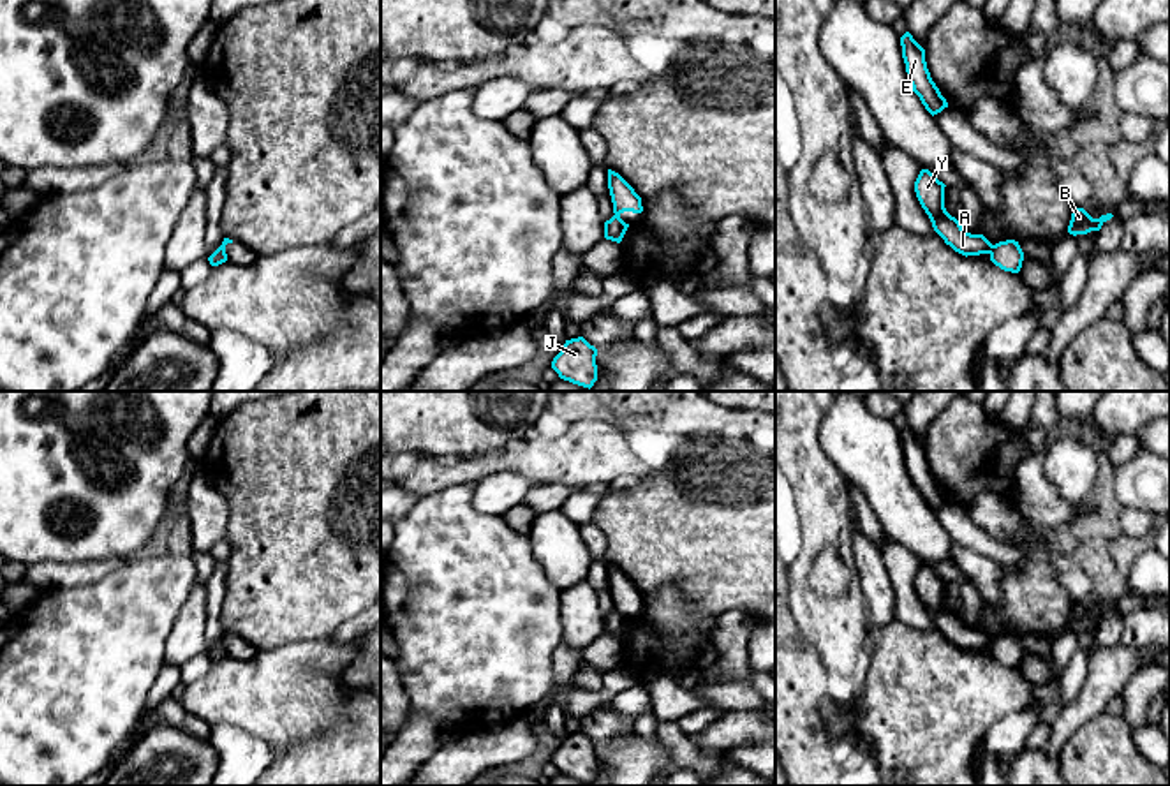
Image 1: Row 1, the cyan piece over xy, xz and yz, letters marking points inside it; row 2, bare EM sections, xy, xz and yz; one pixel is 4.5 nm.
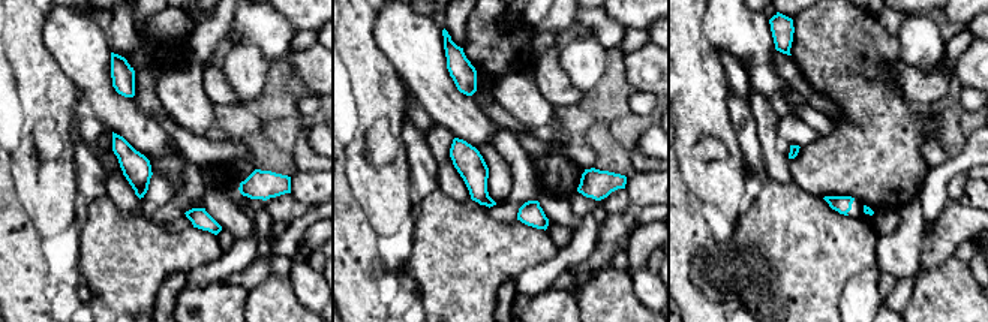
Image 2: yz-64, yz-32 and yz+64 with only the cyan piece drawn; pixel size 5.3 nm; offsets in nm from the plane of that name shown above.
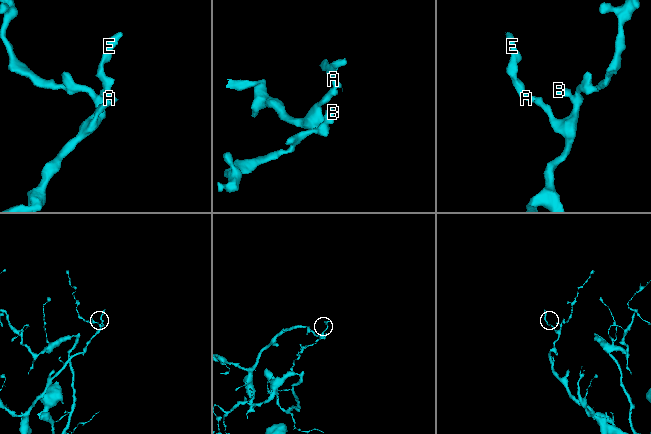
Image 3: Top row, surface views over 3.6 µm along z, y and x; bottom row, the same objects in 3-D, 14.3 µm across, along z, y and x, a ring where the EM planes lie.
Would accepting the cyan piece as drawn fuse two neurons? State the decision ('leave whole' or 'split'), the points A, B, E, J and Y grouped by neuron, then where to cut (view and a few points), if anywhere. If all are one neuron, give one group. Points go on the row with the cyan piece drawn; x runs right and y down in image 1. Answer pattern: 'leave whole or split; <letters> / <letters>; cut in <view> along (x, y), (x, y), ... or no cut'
split; A E Y / B J; cut in yz along (994, 245), (991, 256)

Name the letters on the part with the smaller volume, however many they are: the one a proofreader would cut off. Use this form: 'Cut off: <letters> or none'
Cut off: A, E, Y

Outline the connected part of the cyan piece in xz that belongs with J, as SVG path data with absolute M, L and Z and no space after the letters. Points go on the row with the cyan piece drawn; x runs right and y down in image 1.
M583 337L571 338L553 358L552 368L560 379L590 389L597 381L596 356L597 349Z

